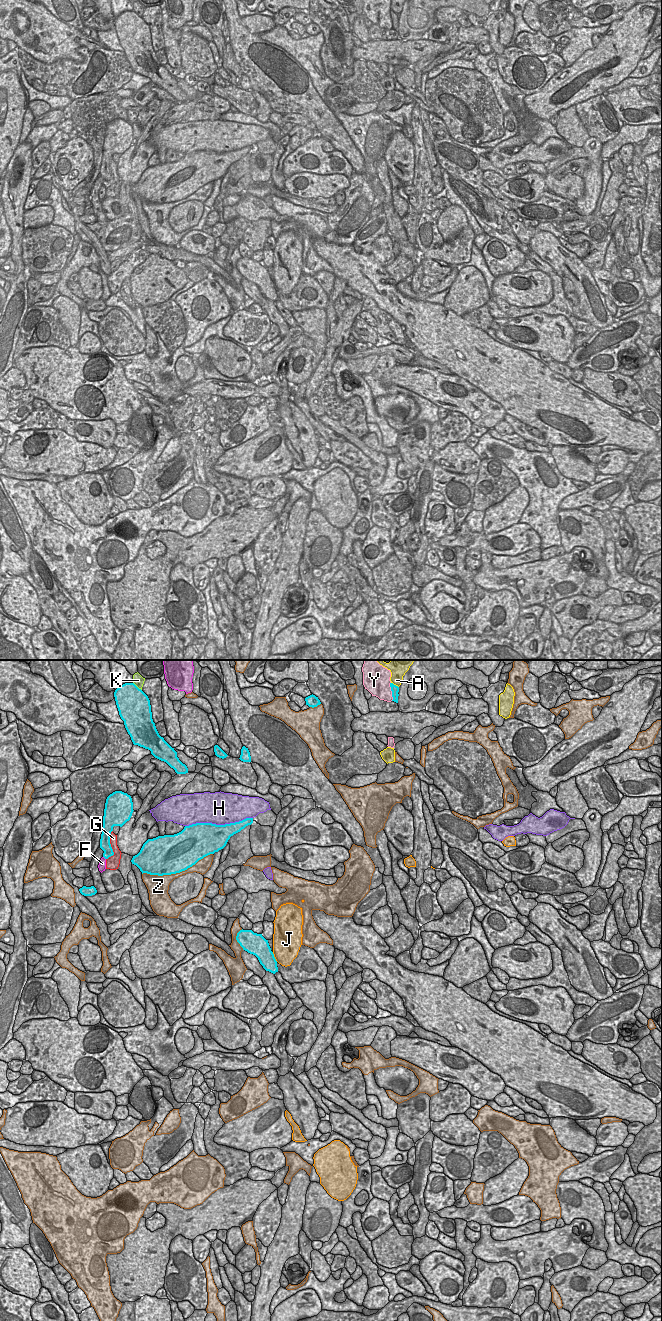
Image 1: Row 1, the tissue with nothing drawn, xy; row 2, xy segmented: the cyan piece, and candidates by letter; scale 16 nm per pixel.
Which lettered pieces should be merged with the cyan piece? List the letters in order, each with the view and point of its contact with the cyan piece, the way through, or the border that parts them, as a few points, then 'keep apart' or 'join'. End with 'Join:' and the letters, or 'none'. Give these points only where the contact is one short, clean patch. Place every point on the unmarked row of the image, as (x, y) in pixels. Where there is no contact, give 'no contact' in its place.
A: meets cyan in xy at (395, 13); keep apart
F: meets cyan in xy at (104, 185); keep apart
G: meets cyan in xy at (110, 174); keep apart
H: meets cyan in xy at (218, 153); keep apart
J: meets cyan in xy at (274, 285); keep apart
K: meets cyan in xy at (136, 14); border along xy (133, 10), (141, 18); keep apart
Y: meets cyan in xy at (391, 18); keep apart
Z: meets cyan in xy at (177, 200); keep apart
Join: none

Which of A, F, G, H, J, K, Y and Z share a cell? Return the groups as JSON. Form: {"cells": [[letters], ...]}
{"cells": [["A"], ["F"], ["G"], ["H"], ["J"], ["K"], ["Y"], ["Z"]]}

